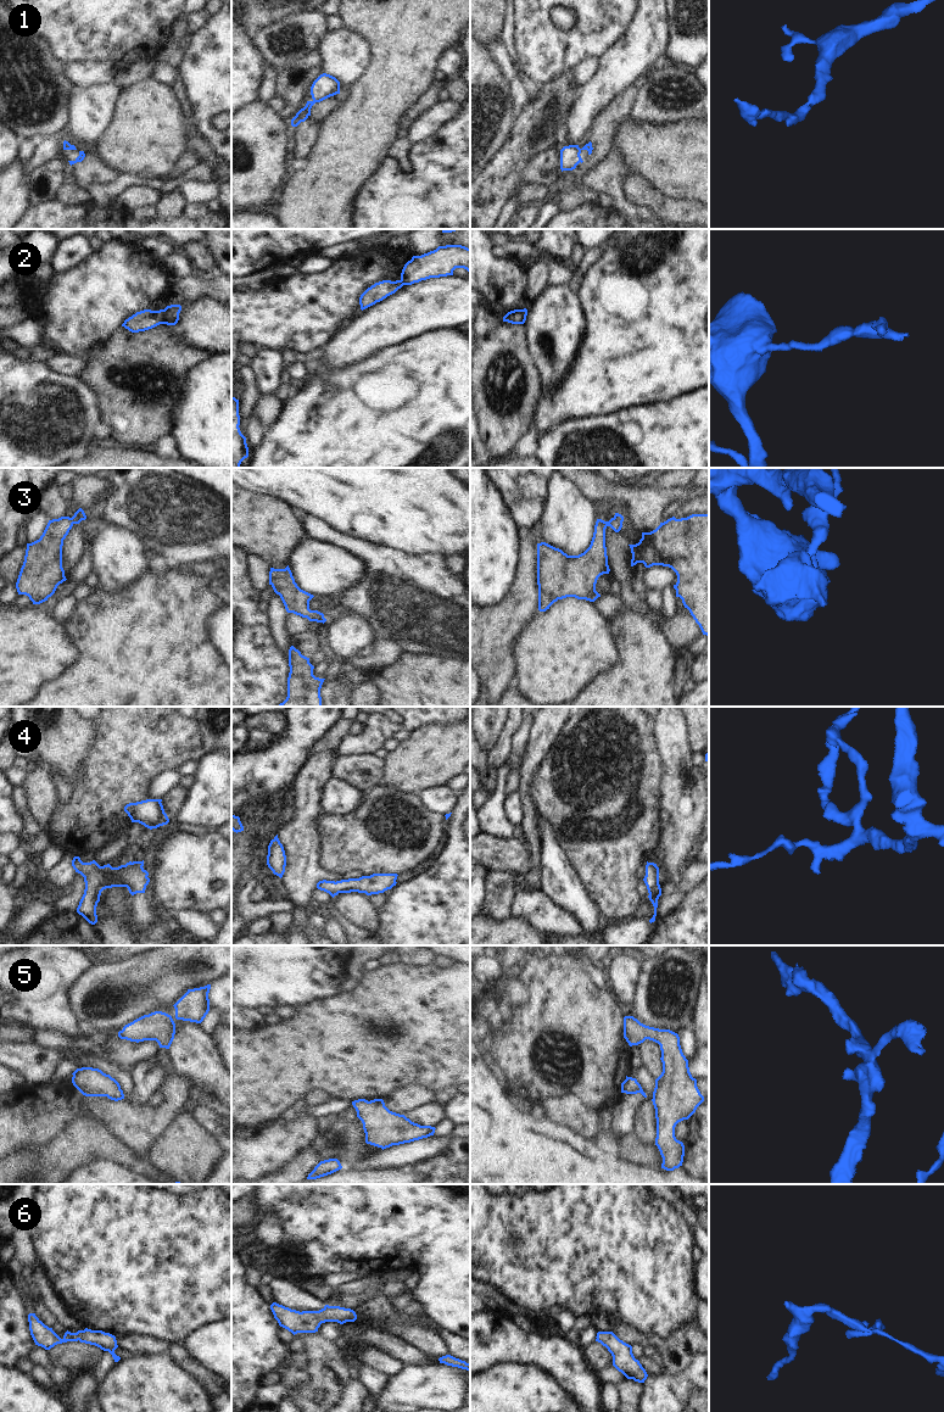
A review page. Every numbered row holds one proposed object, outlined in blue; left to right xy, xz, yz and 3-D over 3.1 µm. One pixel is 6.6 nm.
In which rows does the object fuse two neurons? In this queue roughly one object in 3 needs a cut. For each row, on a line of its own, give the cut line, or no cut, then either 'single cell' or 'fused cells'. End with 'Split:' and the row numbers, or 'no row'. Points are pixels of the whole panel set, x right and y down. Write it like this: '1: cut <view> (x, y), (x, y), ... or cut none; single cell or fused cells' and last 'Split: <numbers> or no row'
1: cut none; single cell
2: cut xy (163, 310), (161, 323); fused cells
3: cut none; single cell
4: cut none; single cell
5: cut none; single cell
6: cut none; single cell
Split: 2

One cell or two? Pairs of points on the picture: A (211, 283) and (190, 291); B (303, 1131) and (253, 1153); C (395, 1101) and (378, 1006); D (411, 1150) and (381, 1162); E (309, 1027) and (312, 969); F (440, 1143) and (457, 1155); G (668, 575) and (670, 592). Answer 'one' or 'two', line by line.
A: one
B: one
C: two
D: one
E: two
F: two
G: two

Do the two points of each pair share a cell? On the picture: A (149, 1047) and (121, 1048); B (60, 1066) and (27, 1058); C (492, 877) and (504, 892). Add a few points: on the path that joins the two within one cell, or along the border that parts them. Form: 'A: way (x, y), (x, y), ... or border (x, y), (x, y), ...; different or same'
A: way (141, 1049), (128, 1049); same
B: way (51, 1065), (38, 1065), (35, 1062); same
C: way (496, 881), (501, 888); same

